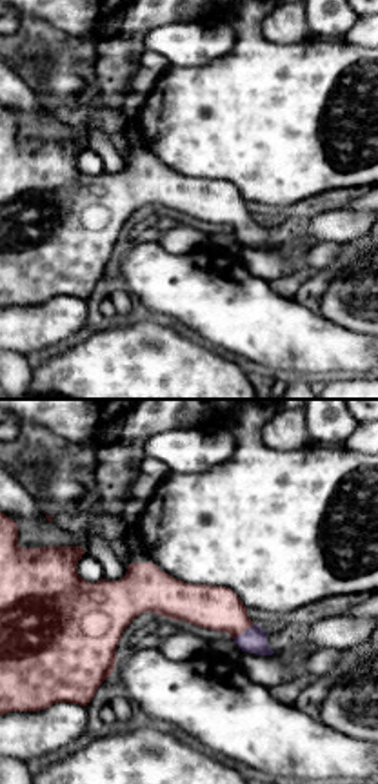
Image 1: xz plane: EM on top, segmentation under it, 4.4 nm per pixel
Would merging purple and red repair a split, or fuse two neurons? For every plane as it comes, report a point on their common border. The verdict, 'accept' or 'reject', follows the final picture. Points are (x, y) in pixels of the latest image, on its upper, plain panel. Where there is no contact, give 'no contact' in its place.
contact (244, 225)

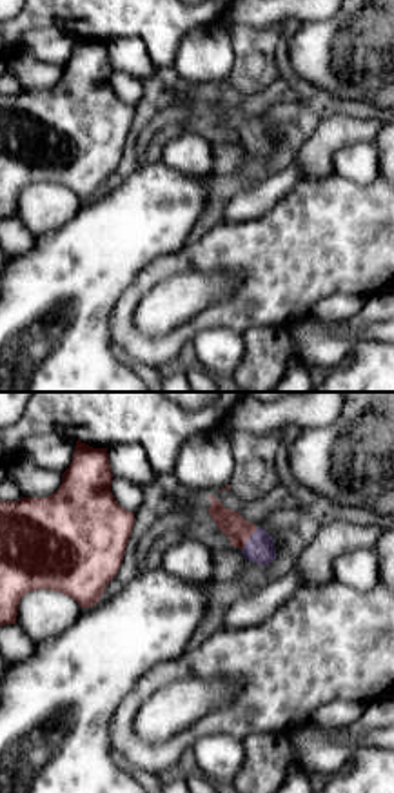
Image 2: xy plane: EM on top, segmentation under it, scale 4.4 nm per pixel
contact (249, 131)

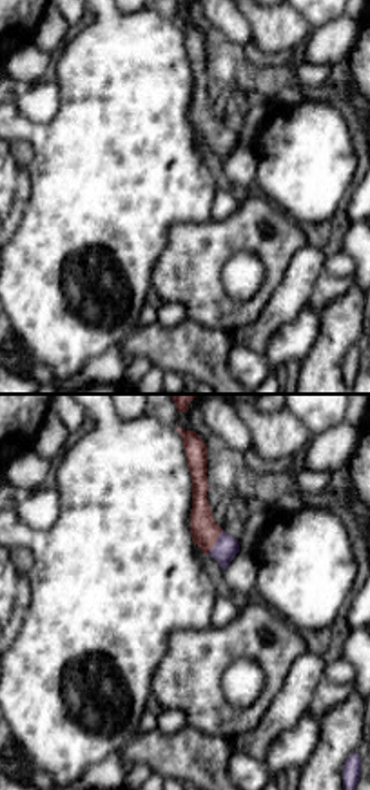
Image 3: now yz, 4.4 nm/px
contact (216, 135)

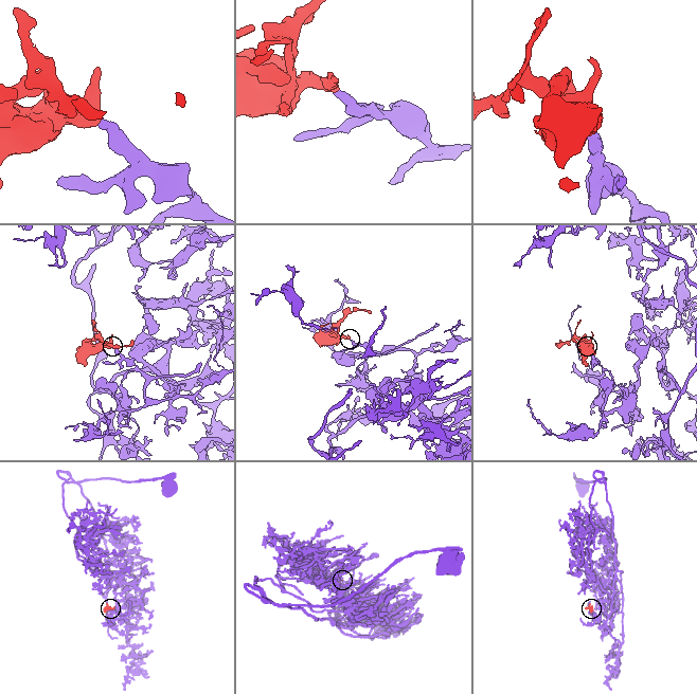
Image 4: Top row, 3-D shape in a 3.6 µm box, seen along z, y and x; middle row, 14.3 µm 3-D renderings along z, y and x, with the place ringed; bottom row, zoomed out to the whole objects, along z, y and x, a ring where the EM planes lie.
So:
accept

